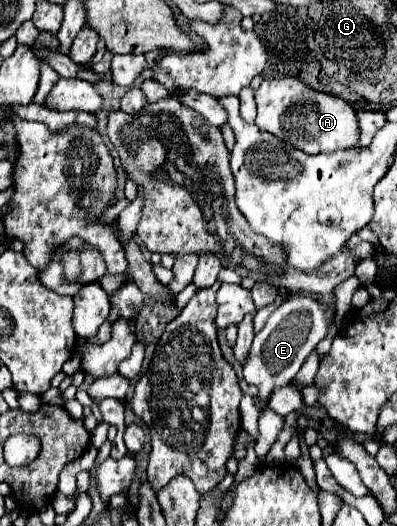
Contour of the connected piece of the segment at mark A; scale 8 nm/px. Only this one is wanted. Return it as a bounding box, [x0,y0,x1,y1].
[256,78,358,154]

